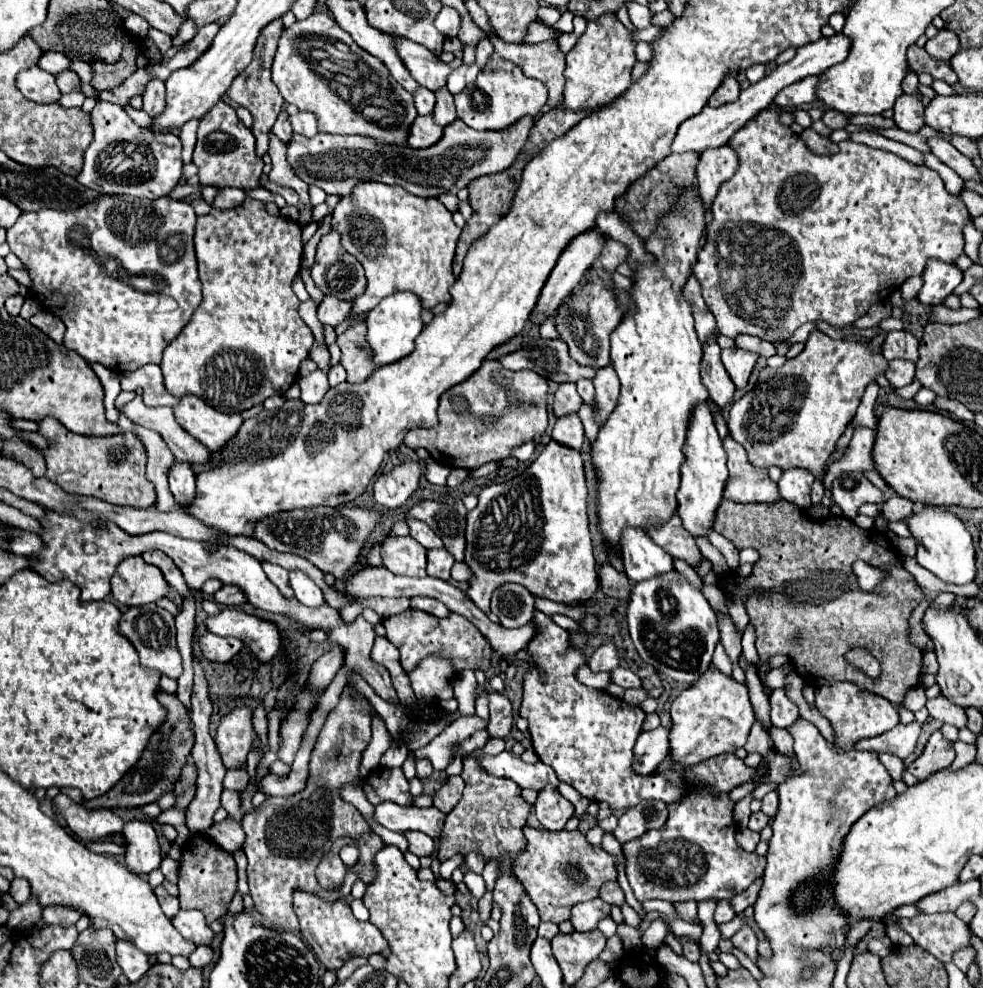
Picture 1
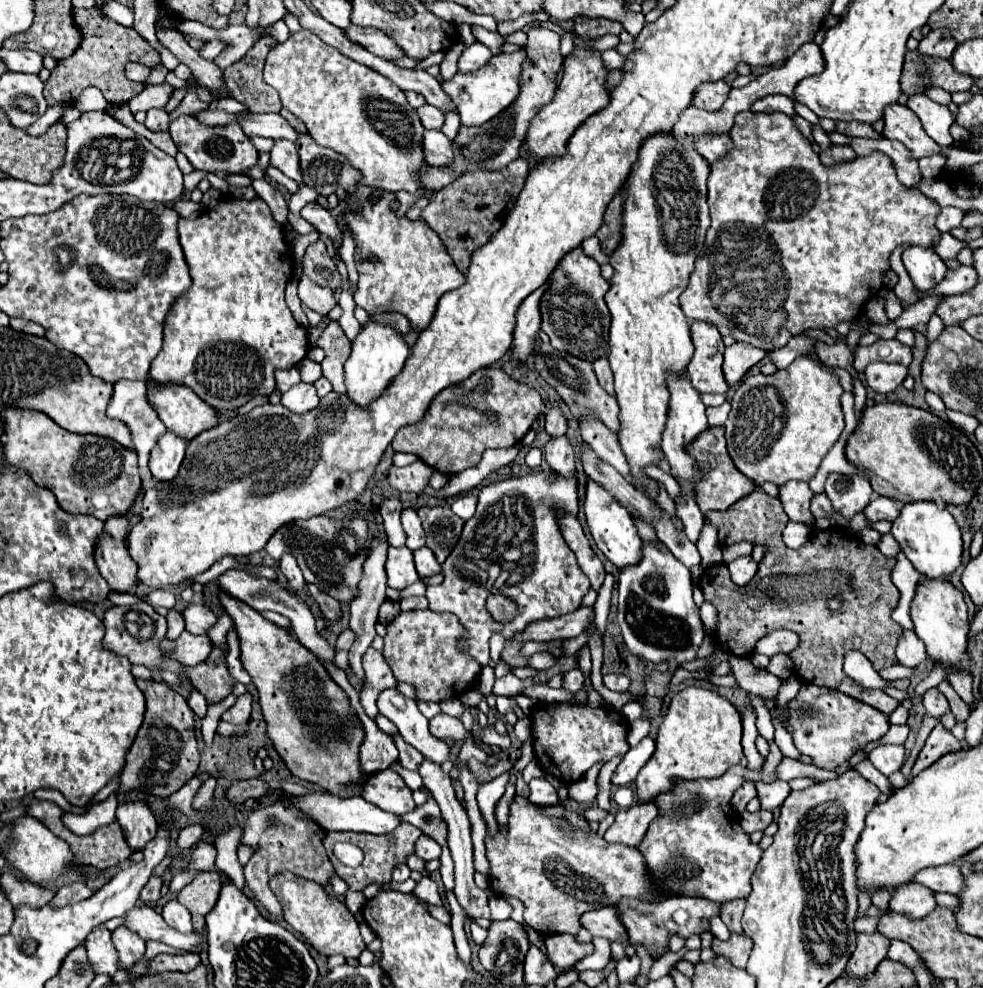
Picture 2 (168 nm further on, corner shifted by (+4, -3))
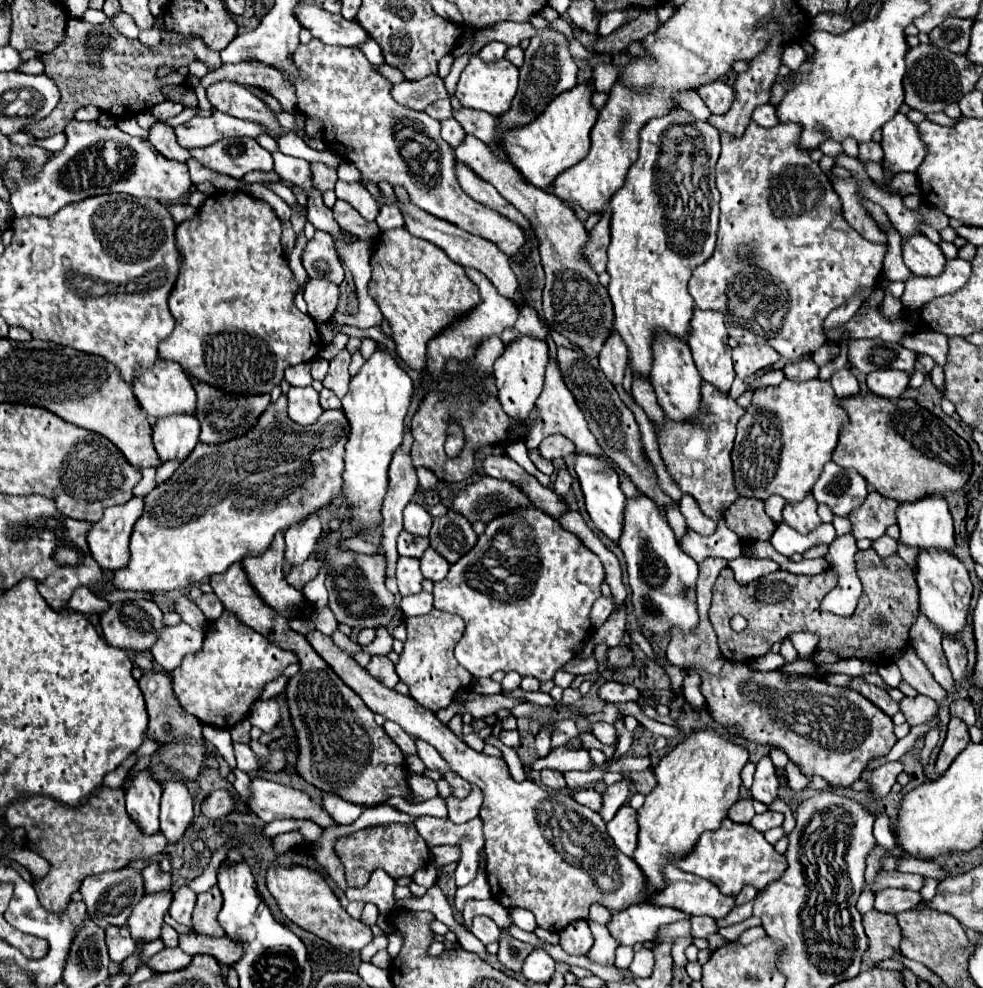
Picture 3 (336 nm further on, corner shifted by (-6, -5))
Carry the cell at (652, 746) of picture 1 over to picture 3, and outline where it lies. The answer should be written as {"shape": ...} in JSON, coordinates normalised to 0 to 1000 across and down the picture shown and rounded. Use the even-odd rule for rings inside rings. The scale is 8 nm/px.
{"shape":[[[635,785],[631,791],[616,798],[616,802],[612,806],[614,808],[614,818],[610,820],[610,826],[614,828],[614,832],[621,832],[625,828],[625,824],[629,822],[629,818],[639,810],[641,796],[643,796],[643,789],[639,785]]]}

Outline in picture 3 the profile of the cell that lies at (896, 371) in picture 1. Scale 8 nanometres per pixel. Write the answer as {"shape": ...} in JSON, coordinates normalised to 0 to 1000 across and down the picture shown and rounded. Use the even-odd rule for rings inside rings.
{"shape":[[[891,374],[883,379],[881,389],[883,393],[899,403],[914,403],[926,387],[926,379],[918,374]]]}

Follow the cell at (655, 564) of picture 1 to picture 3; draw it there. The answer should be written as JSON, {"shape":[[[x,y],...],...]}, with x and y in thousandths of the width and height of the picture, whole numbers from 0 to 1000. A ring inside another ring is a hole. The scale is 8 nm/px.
{"shape":[[[586,460],[586,472],[584,472],[588,484],[590,484],[590,492],[596,504],[596,516],[604,528],[604,532],[614,538],[625,551],[631,551],[631,543],[635,536],[635,516],[637,516],[637,502],[631,496],[631,488],[629,482],[616,472],[610,470],[610,466],[602,464],[602,462],[590,462]]]}

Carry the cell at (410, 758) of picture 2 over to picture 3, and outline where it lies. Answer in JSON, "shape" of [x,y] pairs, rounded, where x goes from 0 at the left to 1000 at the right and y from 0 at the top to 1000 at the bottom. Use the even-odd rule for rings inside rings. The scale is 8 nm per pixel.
{"shape":[[[393,731],[393,733],[391,733],[391,739],[393,739],[395,745],[407,755],[407,759],[409,759],[413,765],[417,765],[417,763],[425,763],[425,761],[423,761],[421,747],[415,745],[405,733],[401,733],[401,731]]]}

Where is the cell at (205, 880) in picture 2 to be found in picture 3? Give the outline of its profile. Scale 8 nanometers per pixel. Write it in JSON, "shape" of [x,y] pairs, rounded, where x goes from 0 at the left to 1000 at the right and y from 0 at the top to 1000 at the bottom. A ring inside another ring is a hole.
{"shape":[[[216,897],[212,903],[201,905],[197,927],[195,927],[195,939],[203,945],[228,947],[228,941],[220,933],[220,927],[224,923],[224,919],[226,919],[226,907],[224,907],[222,897]]]}

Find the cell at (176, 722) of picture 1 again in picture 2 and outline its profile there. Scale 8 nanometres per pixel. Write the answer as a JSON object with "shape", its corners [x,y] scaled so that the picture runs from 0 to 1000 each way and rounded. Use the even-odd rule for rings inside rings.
{"shape":[[[140,686],[138,692],[149,706],[149,723],[138,749],[128,763],[128,773],[122,781],[122,802],[146,800],[169,808],[197,787],[203,773],[203,761],[197,747],[197,721],[189,709],[167,690]]]}

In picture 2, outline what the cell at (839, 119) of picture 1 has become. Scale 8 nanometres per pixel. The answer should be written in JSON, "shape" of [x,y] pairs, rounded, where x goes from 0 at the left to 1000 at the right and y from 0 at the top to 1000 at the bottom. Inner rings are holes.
{"shape":[[[852,123],[850,132],[867,140],[897,140],[897,136],[889,134],[885,126],[875,126],[875,123]]]}

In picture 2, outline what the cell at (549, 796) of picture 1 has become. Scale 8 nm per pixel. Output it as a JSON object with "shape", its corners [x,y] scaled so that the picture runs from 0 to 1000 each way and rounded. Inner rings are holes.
{"shape":[[[543,787],[539,789],[539,810],[547,816],[560,816],[568,814],[568,802],[555,787]]]}

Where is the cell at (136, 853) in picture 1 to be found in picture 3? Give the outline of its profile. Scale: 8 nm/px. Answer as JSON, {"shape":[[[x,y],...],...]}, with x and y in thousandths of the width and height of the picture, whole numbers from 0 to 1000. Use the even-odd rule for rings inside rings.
{"shape":[[[151,779],[140,781],[128,802],[128,820],[140,838],[151,846],[163,842],[163,806],[165,798]]]}

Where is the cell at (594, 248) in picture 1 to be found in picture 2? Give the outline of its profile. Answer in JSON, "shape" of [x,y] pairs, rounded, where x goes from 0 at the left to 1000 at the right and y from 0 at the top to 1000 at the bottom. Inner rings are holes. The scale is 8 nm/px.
{"shape":[[[555,287],[541,296],[525,316],[525,332],[521,336],[521,364],[525,368],[535,366],[539,356],[543,354],[543,344],[549,334],[549,302],[555,294]]]}

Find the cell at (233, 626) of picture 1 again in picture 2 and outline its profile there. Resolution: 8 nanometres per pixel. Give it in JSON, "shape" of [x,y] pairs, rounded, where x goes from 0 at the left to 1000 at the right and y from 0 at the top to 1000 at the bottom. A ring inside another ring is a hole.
{"shape":[[[191,611],[185,623],[189,630],[189,638],[195,642],[210,642],[210,638],[222,628],[210,613],[203,611]]]}

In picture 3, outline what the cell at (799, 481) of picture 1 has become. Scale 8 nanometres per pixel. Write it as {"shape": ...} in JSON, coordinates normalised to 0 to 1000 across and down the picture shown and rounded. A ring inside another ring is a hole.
{"shape":[[[822,498],[818,502],[818,506],[814,506],[810,510],[802,508],[798,512],[798,528],[802,532],[806,532],[808,536],[812,536],[814,540],[824,540],[836,530],[830,514],[832,514],[832,510],[830,510],[826,498]]]}

